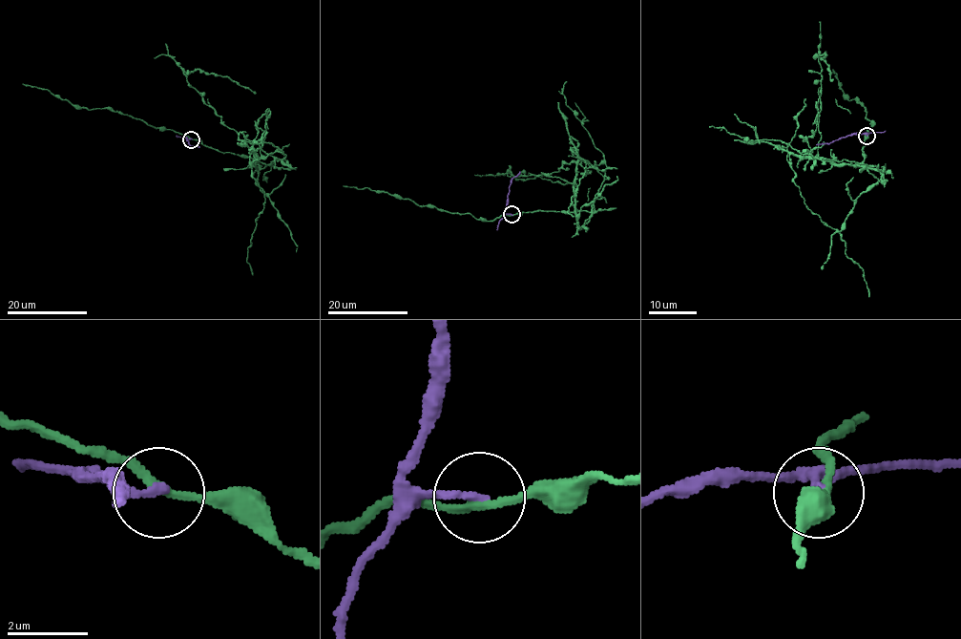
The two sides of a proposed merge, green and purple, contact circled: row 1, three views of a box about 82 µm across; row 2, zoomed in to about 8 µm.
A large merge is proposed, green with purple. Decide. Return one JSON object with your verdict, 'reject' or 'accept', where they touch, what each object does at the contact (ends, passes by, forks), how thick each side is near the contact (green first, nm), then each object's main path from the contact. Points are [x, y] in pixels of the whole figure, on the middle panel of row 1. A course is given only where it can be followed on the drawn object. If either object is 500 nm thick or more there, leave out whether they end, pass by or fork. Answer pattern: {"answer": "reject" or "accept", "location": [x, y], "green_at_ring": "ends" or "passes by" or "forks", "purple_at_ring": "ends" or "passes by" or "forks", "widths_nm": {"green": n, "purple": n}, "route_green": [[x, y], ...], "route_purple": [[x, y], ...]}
{"answer": "reject", "location": [511, 214], "green_at_ring": "passes by", "purple_at_ring": "ends", "widths_nm": {"green": 200, "purple": 220}, "route_green": [[511, 215], [575, 212], [576, 163], [589, 162], [587, 168], [564, 163], [548, 174], [507, 173], [576, 186]], "route_purple": [[511, 214], [504, 212], [511, 180], [520, 172]]}

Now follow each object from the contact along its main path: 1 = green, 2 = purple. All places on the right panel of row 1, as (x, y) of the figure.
1: (867, 136), (859, 164), (802, 157), (811, 152), (805, 140), (819, 121), (818, 57), (825, 53), (833, 81)
2: (866, 136), (853, 133), (816, 145)

